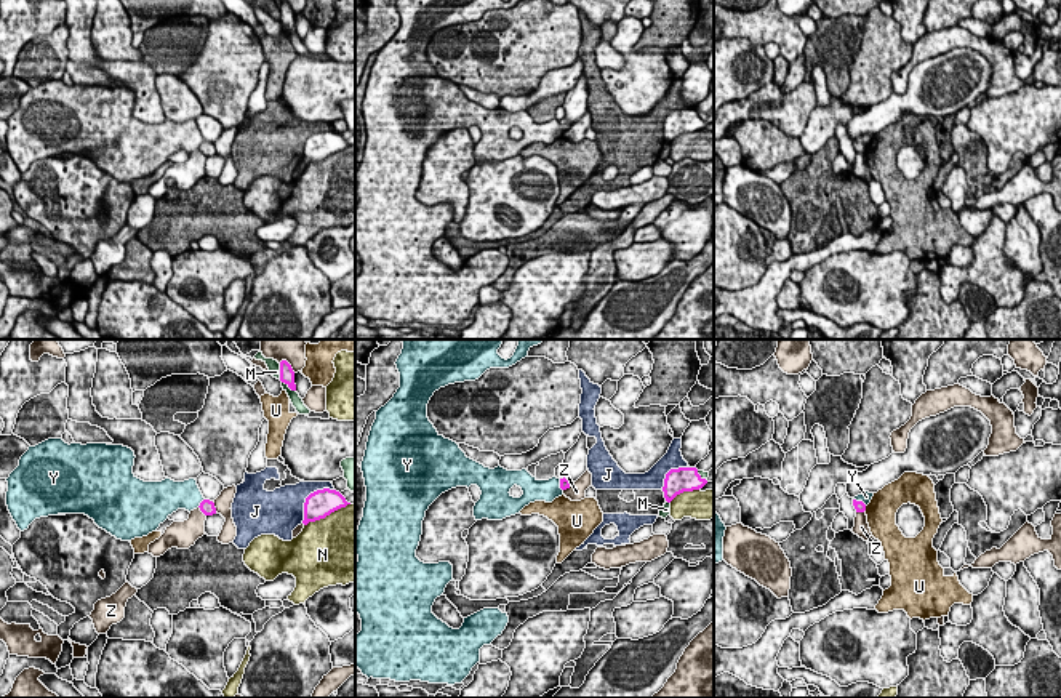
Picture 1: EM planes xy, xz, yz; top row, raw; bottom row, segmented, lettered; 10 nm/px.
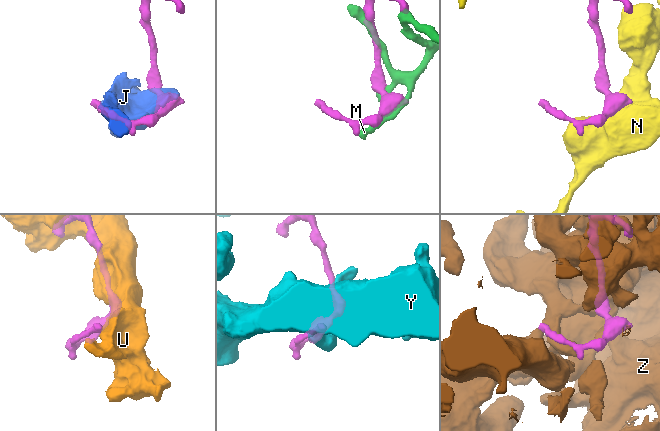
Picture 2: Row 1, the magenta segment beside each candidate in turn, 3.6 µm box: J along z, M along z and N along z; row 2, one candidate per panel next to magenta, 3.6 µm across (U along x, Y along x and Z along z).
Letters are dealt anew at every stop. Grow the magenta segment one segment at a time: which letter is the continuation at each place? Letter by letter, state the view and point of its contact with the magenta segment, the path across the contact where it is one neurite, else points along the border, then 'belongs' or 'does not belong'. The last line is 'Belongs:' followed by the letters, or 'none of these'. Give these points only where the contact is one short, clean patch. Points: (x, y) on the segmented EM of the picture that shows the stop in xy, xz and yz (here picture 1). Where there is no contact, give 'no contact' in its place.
J: xy (308, 497) | does not belong
M: xy (280, 372) | does not belong
N: xy (327, 514) | does not belong
U: yz (864, 509) | does not belong
Y: xy (200, 503) | does not belong
Z: xy (213, 506) | does not belong
Belongs: none of these

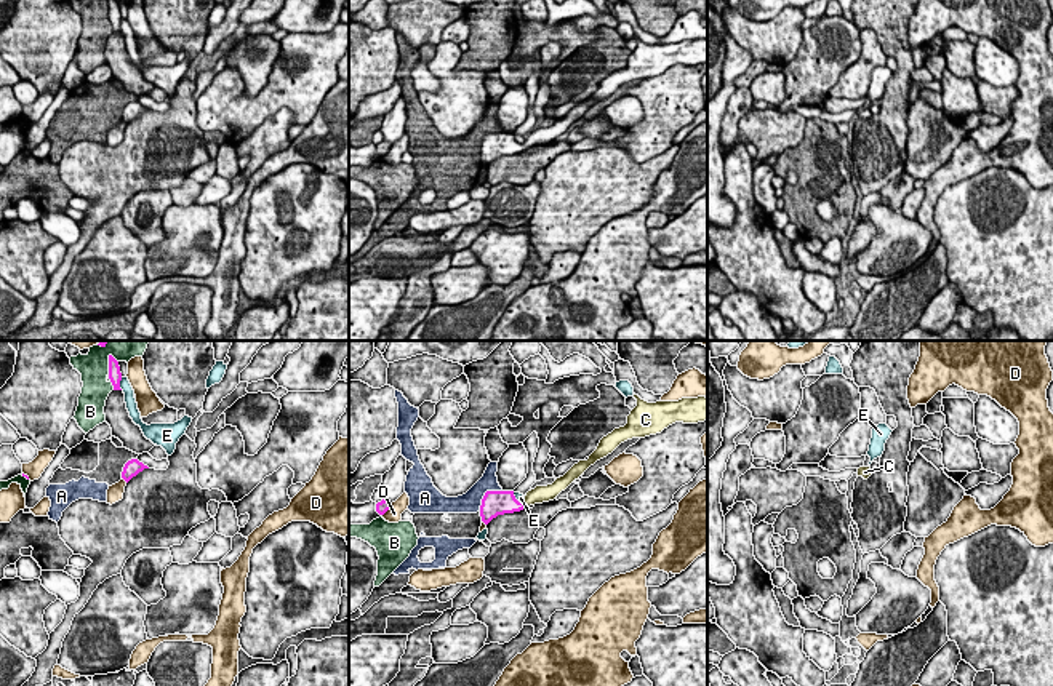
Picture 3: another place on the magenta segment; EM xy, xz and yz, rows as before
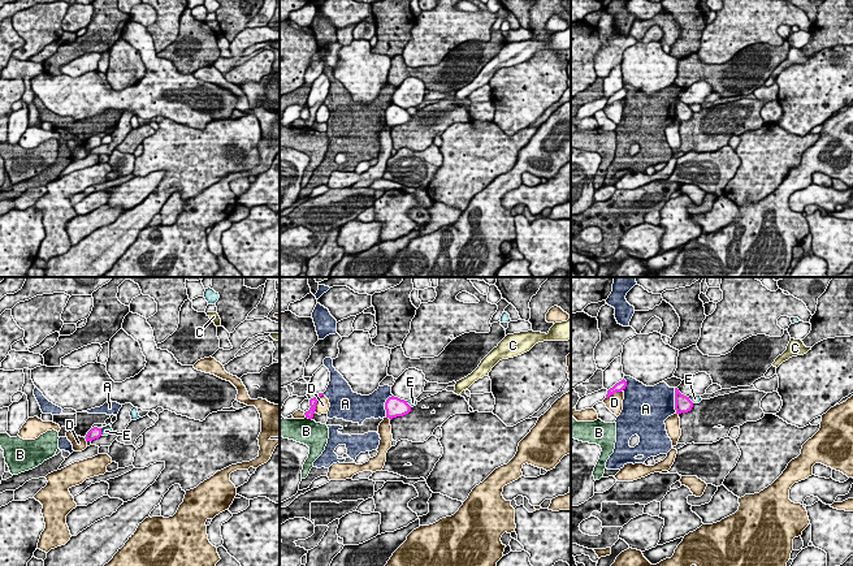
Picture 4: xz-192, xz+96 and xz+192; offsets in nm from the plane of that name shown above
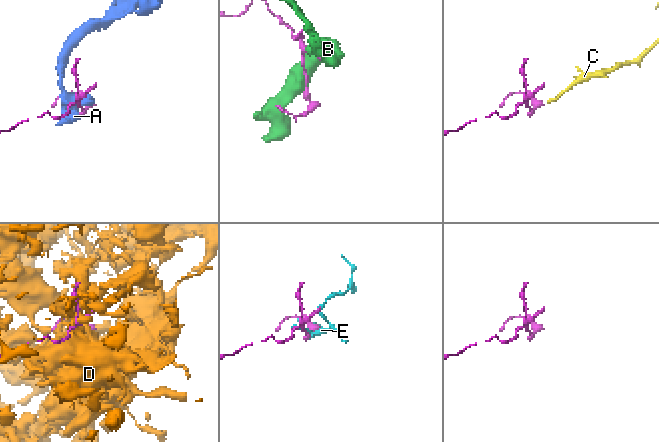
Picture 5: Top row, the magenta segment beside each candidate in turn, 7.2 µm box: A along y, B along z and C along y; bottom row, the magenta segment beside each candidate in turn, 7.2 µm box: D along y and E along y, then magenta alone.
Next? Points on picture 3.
A: xz (485, 494) | does not belong
B: xy (112, 384) | does not belong
C: xz (524, 504) | across xz (500, 502), (524, 504), (540, 494) | belongs
D: xz (386, 510) | does not belong
E: xy (119, 384) | does not belong
Belongs: C

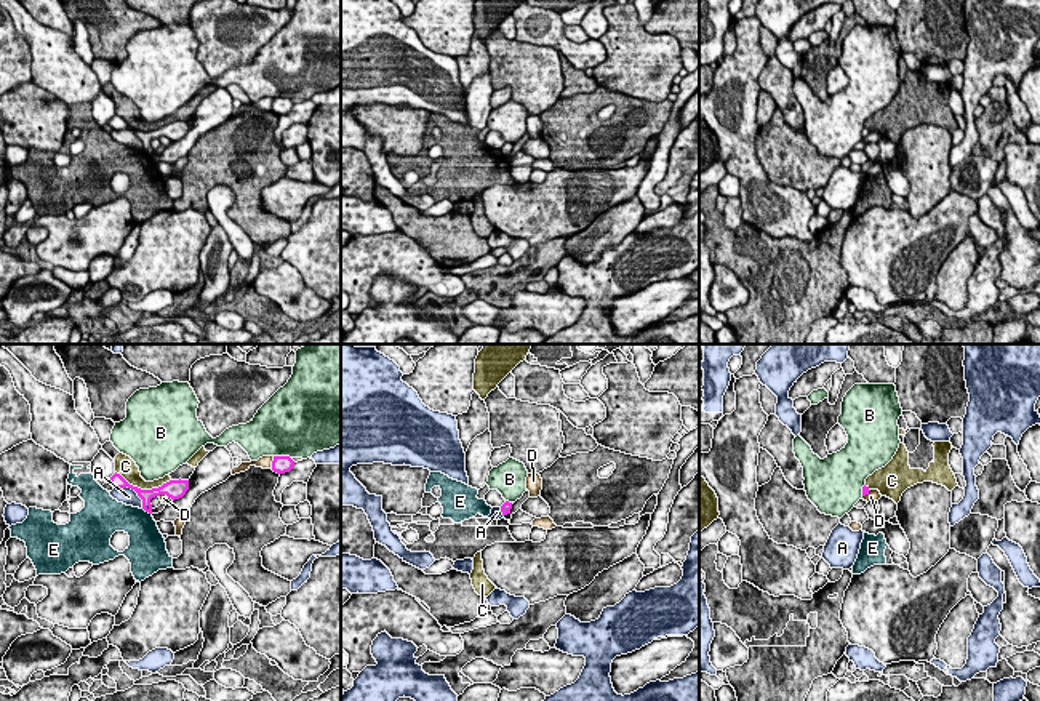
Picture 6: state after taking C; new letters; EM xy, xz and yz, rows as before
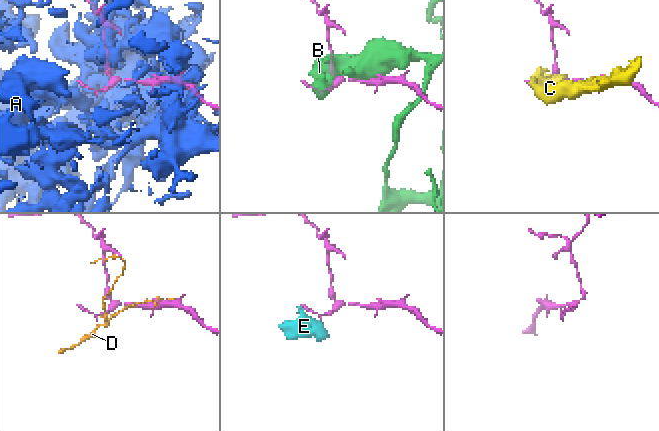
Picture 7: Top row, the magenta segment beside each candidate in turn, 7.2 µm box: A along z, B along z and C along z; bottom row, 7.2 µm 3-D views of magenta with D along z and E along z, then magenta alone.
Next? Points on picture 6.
A: xy (133, 488) | does not belong
B: xy (282, 456) | does not belong
C: xy (143, 490) | does not belong
D: xy (272, 463) | does not belong
E: xy (148, 511) | along xy (143, 508), (151, 514) | does not belong
Belongs: none of these

